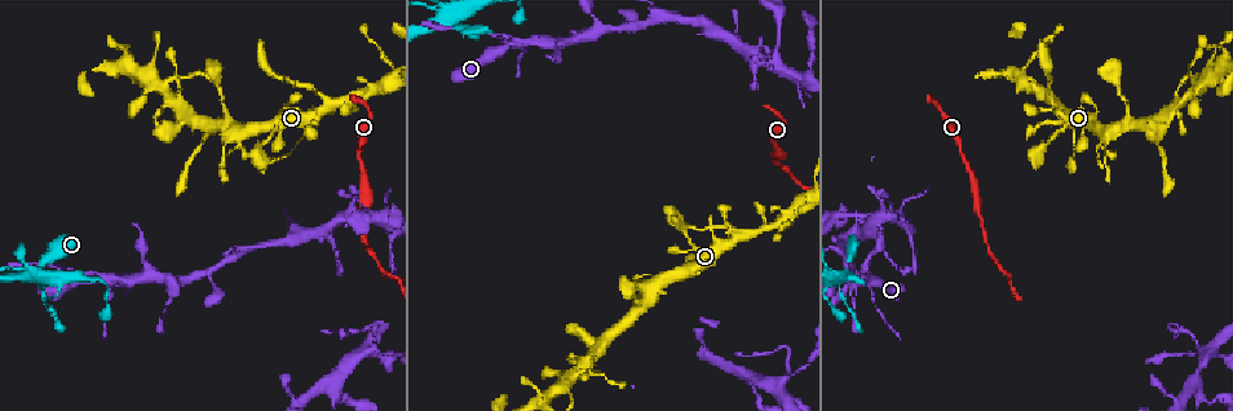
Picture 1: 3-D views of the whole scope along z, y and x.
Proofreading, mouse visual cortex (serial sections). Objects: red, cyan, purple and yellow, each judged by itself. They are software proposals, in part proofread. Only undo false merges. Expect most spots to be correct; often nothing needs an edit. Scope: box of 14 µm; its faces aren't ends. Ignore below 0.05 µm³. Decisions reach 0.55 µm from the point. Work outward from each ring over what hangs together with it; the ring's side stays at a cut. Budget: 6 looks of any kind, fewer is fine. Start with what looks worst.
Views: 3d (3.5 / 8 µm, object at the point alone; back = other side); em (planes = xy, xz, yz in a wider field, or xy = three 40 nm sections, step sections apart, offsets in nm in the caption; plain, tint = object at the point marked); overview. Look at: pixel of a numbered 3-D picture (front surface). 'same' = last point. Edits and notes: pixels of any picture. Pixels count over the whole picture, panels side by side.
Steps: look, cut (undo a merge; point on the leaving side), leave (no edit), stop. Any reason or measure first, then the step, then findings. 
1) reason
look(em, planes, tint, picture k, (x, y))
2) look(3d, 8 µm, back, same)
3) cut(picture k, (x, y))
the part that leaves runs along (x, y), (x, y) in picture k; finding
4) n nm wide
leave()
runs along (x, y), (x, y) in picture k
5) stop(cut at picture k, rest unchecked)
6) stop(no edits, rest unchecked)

calibre changes
look(3d, 3.5 µm, picture 1, (746, 236))

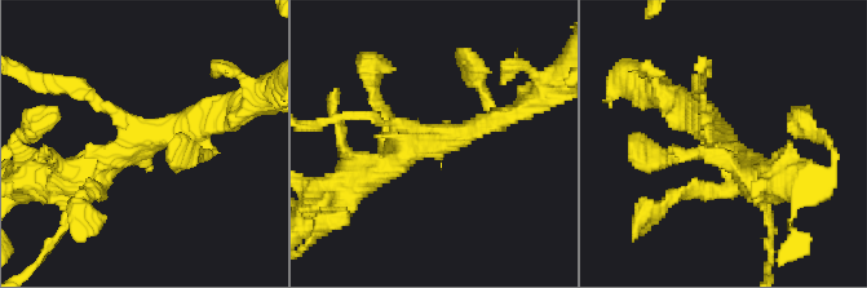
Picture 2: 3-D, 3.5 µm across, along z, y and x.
3 arms; arms of 150, 250, 400 nm; need the tissue
look(em, xy, step 5, tint, picture 2, (722, 141))

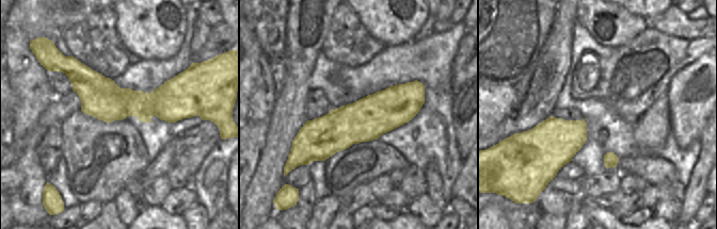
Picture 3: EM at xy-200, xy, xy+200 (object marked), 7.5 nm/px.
cut it another way
look(em, planes, tint, same)

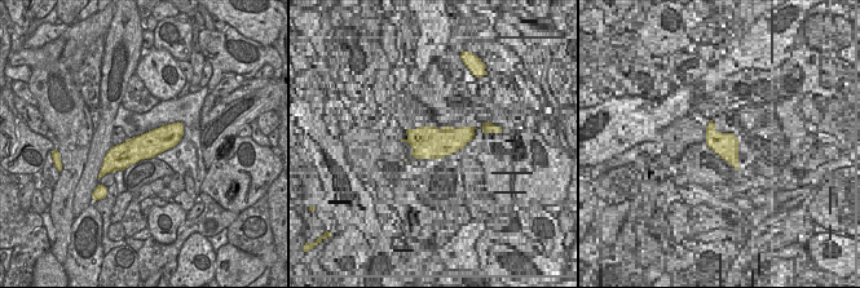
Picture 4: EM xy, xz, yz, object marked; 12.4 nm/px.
leave()
runs along (180, 127), (127, 153), (111, 168) in picture 4; one cell here

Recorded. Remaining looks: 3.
abrupt turn
look(3d, 3.5 µm, picture 1, (509, 45))

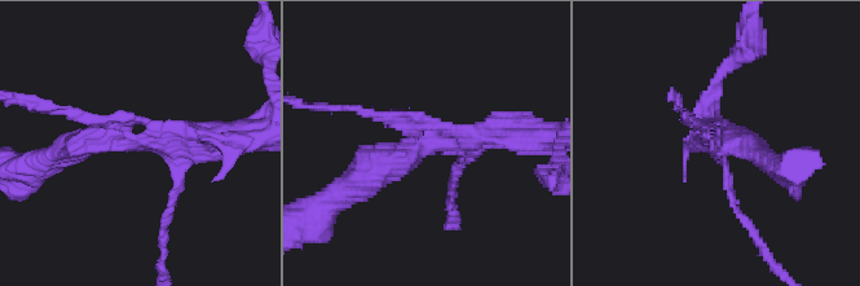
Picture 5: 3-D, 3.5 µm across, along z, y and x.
need the tissue
look(em, planes, tint, picture 5, (416, 144))

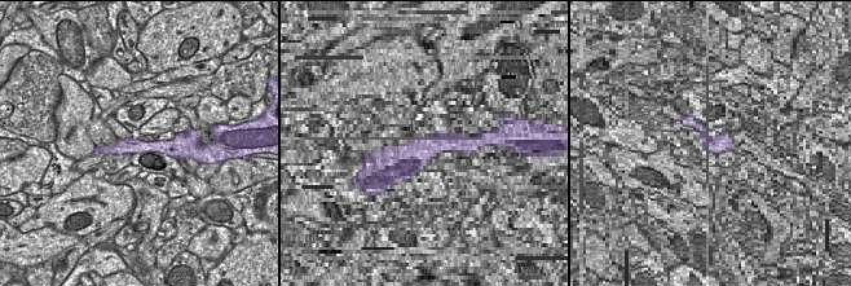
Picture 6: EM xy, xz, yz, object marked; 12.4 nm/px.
leave()
one cell here

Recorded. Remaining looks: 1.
stop(no edits, rest unchecked)

